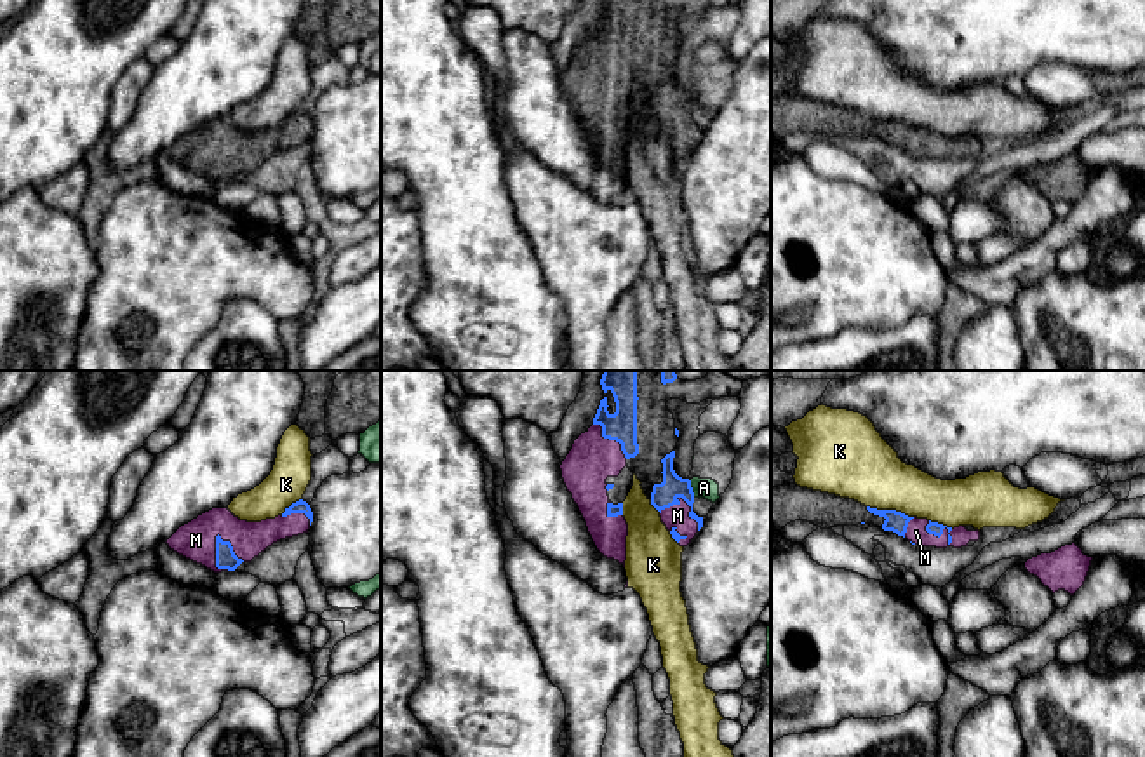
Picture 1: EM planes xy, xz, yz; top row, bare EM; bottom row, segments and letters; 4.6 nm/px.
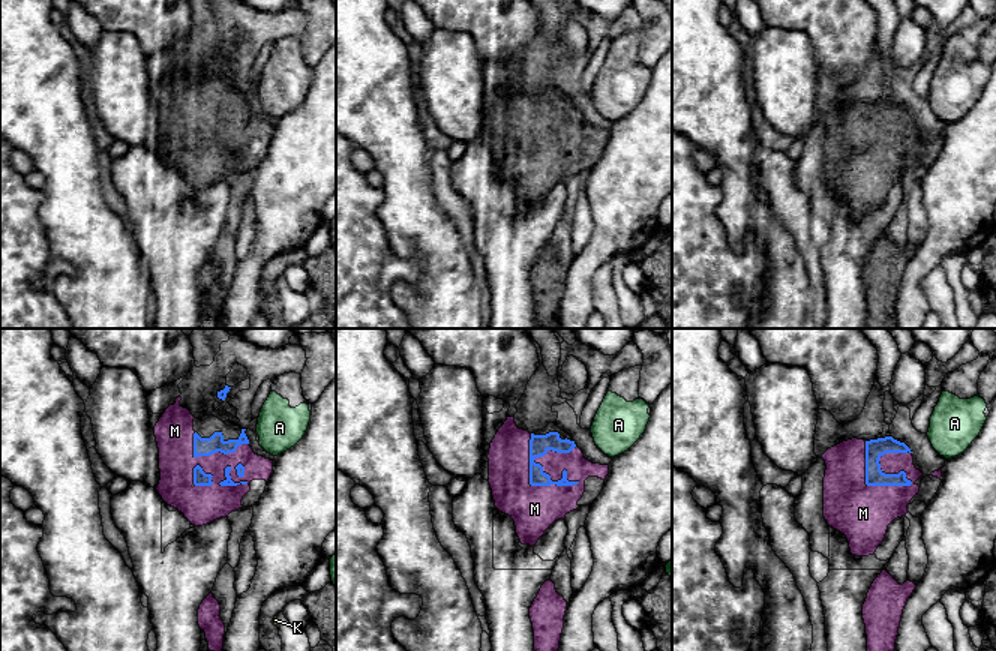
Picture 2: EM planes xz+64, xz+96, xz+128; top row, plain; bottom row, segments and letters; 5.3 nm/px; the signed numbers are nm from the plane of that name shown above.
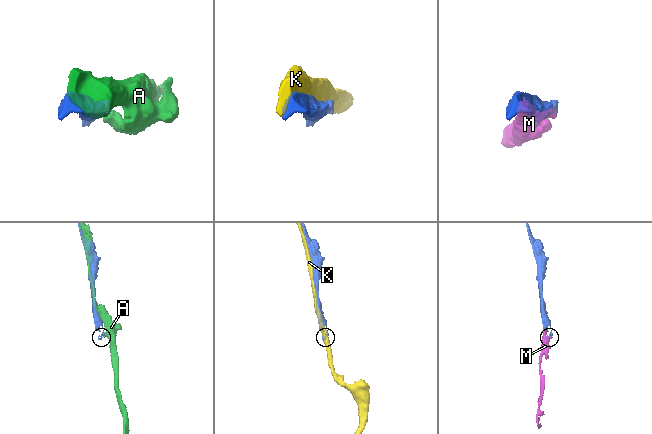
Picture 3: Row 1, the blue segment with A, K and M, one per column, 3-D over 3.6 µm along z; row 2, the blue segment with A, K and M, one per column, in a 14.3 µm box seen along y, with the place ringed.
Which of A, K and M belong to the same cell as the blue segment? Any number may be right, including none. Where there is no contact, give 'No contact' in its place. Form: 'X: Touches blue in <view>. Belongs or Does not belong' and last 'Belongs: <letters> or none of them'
A: Touches blue in xz. Does not belong
K: Touches blue in yz. Does not belong
M: Touches blue in xy. Belongs
Belongs: M

